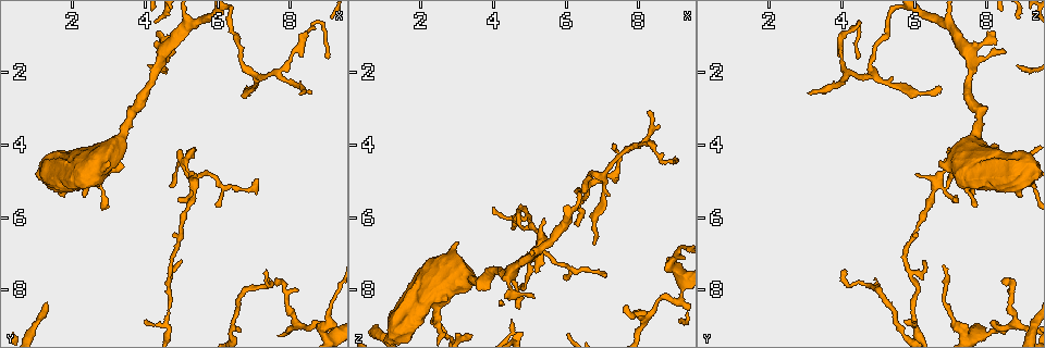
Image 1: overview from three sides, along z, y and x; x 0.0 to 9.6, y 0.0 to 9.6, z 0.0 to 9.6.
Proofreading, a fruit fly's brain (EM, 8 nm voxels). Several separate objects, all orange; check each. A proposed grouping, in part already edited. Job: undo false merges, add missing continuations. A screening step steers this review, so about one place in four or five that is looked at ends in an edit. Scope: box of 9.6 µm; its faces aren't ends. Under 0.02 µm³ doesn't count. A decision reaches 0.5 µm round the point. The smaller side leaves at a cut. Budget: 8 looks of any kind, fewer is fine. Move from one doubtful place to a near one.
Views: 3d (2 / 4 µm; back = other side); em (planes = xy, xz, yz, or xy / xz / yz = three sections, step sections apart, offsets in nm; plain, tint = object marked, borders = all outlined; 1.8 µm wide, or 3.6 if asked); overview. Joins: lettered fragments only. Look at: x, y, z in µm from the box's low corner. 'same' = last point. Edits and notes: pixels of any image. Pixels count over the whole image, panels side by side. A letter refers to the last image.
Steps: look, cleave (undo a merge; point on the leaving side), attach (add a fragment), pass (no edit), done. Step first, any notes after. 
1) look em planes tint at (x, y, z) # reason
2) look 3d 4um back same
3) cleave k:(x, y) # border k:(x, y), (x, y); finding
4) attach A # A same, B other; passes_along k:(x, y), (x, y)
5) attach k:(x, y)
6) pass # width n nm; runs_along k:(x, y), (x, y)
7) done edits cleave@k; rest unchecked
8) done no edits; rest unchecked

look em xy step 8 tint at (5.25, 0.70, 6.95)

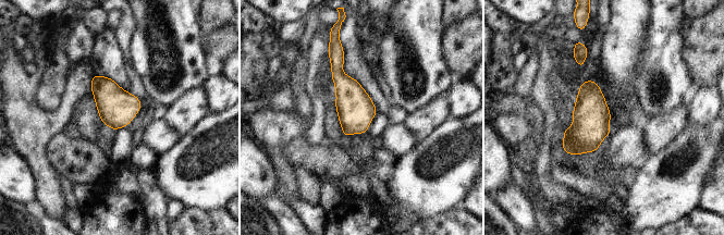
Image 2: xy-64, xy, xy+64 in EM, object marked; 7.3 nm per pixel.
look em xy step 8 borders same # see the neighbours

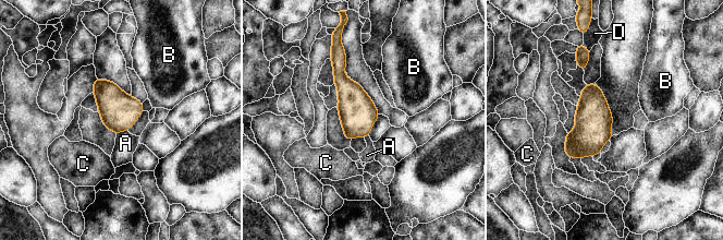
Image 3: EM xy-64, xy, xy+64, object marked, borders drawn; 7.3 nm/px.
pass # A other, B other, C other, D other; border 3:(127, 130), (120, 131), (117, 134); one neuron here

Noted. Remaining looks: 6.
look em planes tint at (6.95, 2.10, 4.85) # arms part here

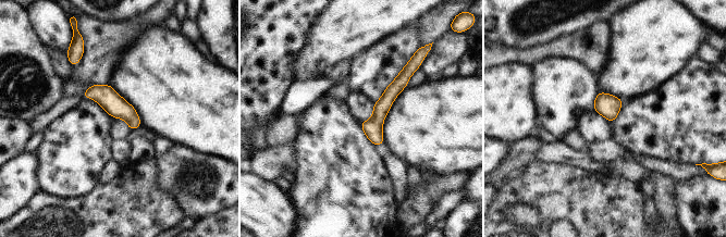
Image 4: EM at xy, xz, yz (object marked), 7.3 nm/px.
look em planes borders same # what lies round it

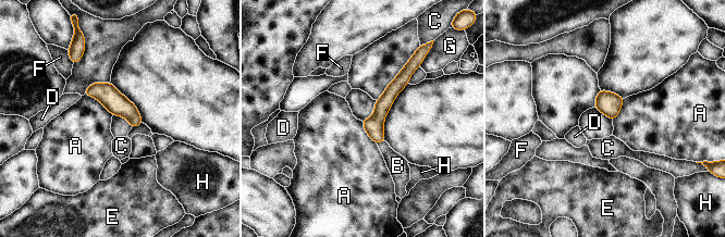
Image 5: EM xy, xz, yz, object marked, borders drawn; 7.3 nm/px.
pass # A other, B other, C other, D other, E other, F other, G other, H other; border 5:(83, 95), (94, 97), (112, 115); one neuron here

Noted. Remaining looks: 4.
look 3d 4um at (5.35, 5.05, 6.60) # a narrow waist

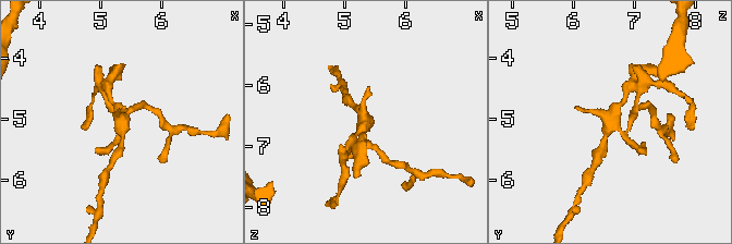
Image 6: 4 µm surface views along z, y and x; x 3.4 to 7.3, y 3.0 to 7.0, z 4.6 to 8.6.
look em 3.6um xz step 4 borders at (5.40, 5.05, 6.60) # now the EM

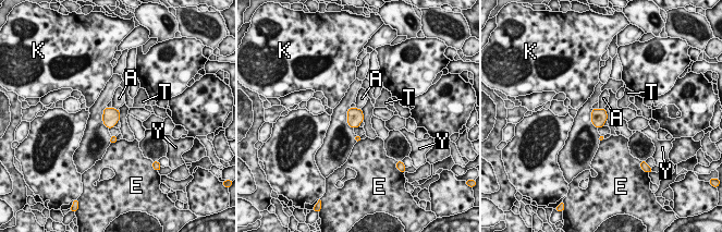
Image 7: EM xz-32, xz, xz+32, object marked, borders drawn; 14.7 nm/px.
look em 3.6um planes borders same # cut it another way

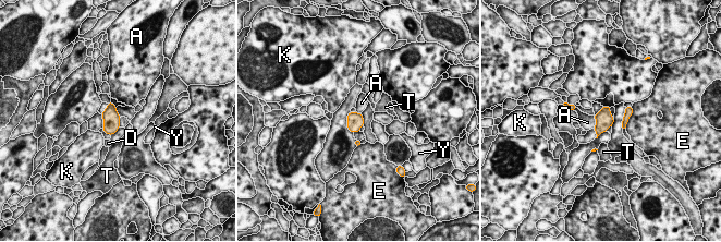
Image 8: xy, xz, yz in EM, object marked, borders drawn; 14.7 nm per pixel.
pass # longest_contact E 360 nm; A other, D other, E other, K other, T other, Y other; continuous, no second neuron

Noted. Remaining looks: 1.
done no edits; rest unchecked

